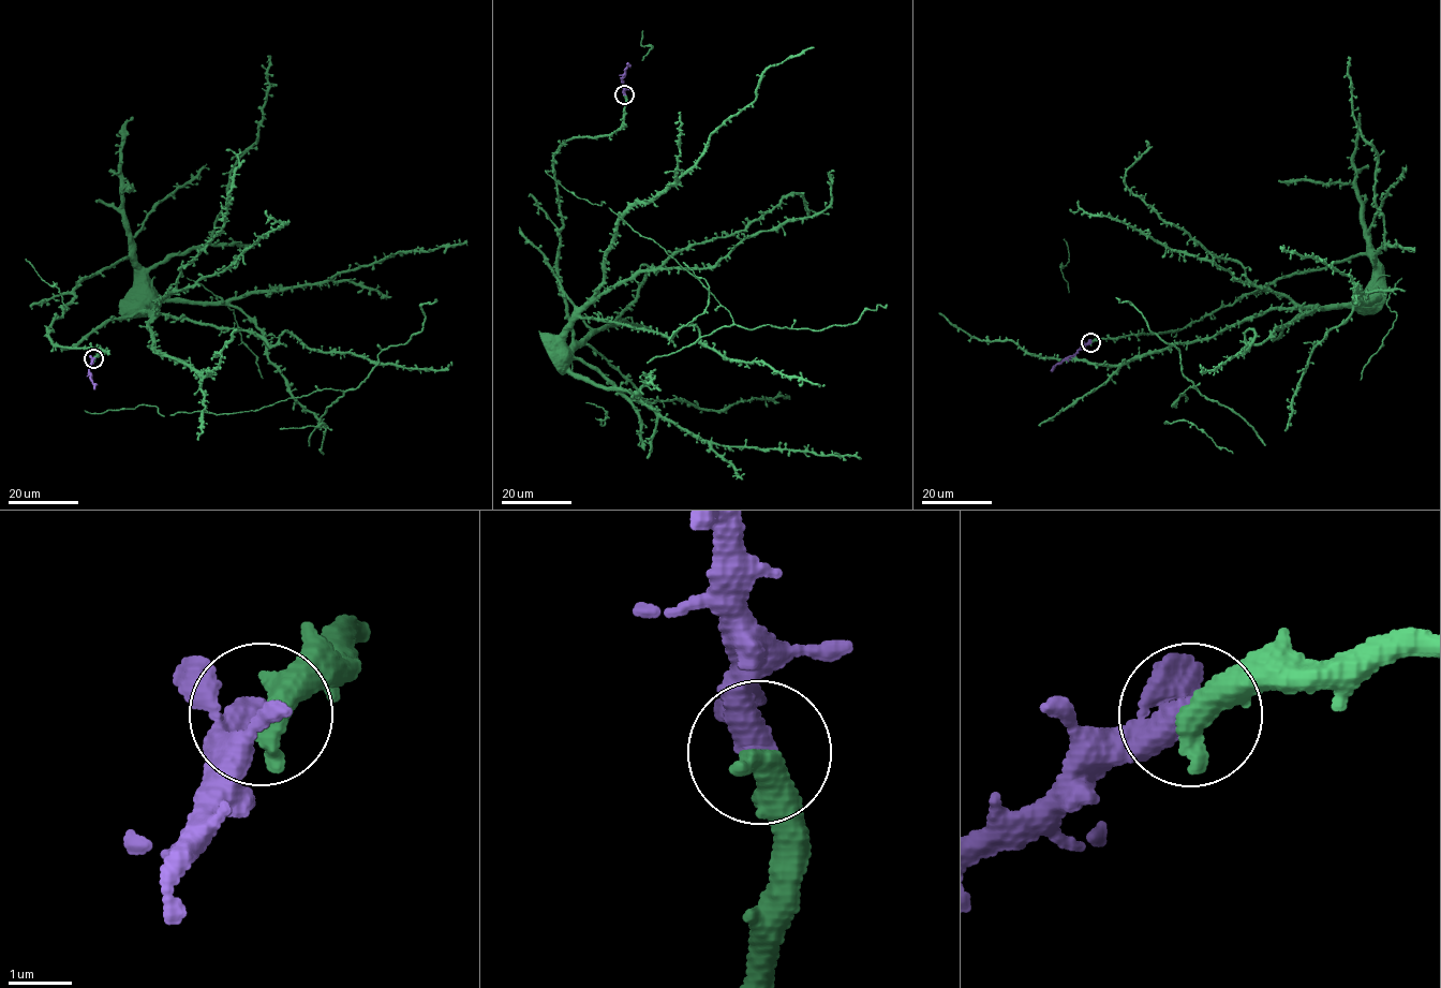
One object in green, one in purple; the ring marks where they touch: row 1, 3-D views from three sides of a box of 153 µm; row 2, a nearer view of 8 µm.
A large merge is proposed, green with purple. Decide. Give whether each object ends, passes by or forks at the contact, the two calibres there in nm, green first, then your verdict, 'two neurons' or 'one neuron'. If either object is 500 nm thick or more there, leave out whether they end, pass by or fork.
green ends; purple passes by; calibres 480 and 340 nm; one neuron

